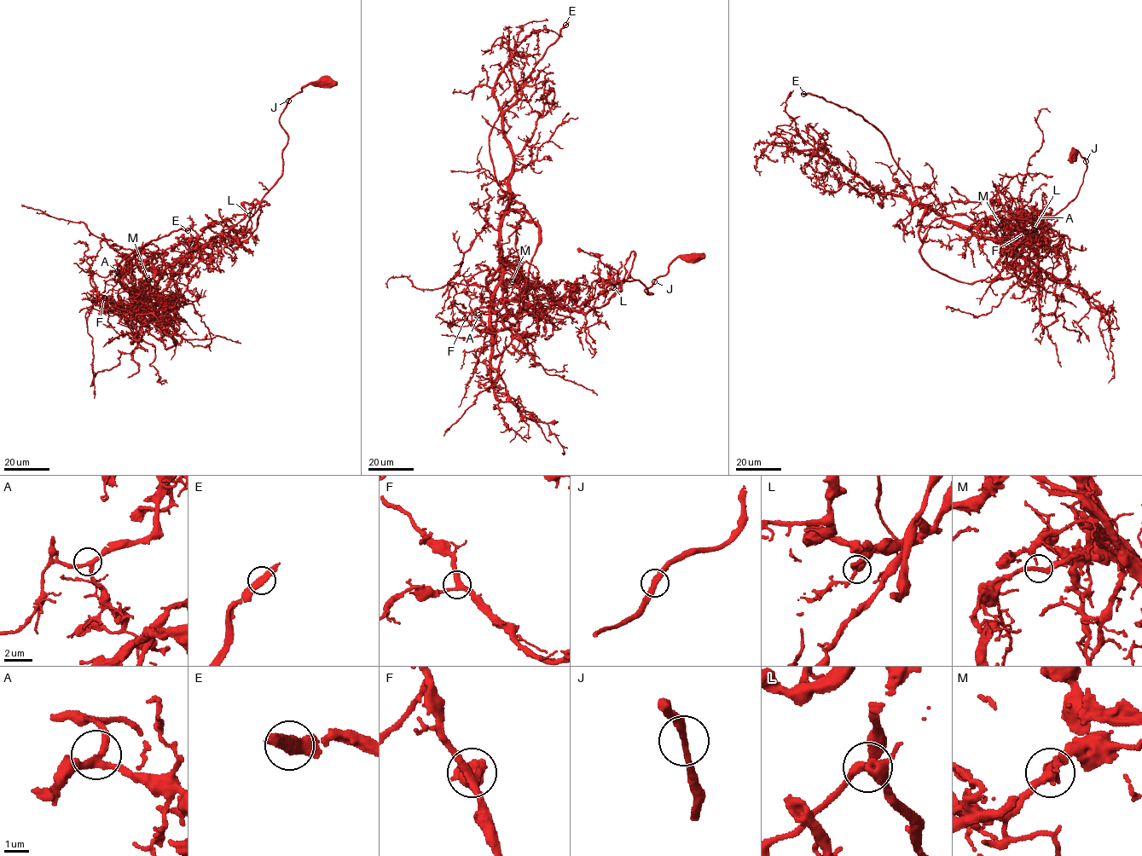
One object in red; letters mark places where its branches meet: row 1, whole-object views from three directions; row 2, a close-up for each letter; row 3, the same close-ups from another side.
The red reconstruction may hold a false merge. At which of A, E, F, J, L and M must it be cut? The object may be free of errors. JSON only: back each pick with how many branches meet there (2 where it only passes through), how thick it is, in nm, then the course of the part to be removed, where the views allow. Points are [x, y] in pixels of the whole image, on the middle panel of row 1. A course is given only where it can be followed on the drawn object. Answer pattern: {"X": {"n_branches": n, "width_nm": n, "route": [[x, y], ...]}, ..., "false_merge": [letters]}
{"M": {"n_branches": 2, "width_nm": 240, "route": [[512, 281], [520, 274], [586, 313], [603, 305], [623, 279], [652, 294], [645, 289], [676, 258], [704, 254]]}, "false_merge": ["M"]}

